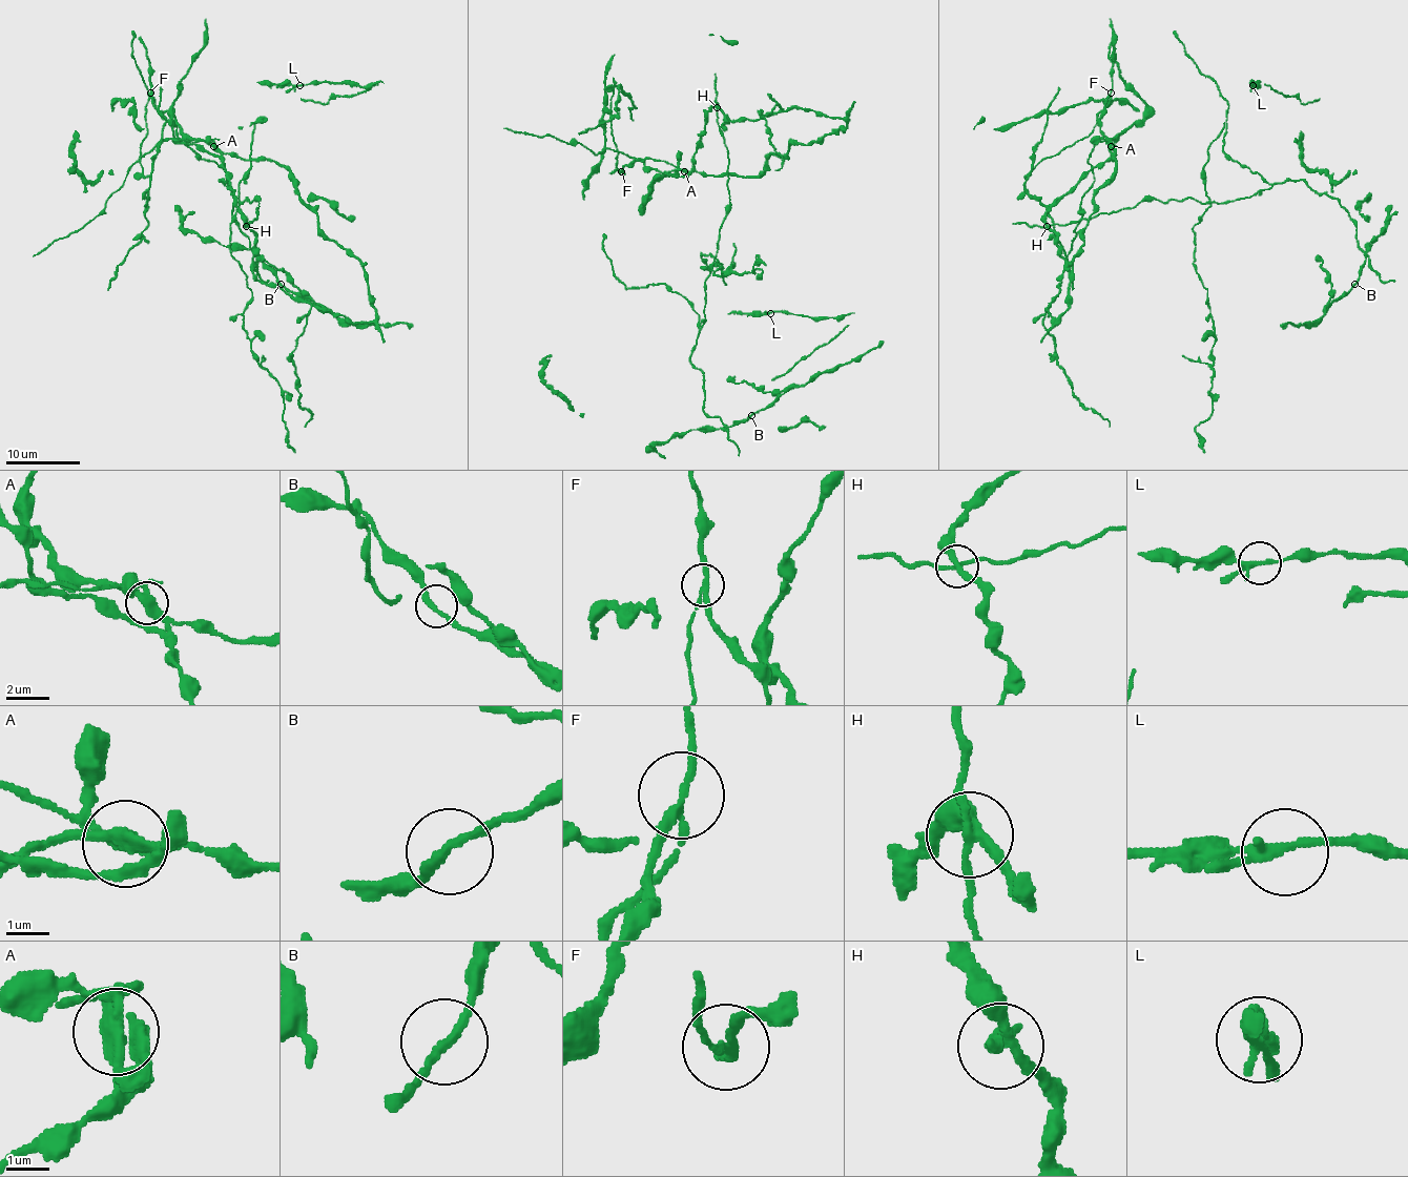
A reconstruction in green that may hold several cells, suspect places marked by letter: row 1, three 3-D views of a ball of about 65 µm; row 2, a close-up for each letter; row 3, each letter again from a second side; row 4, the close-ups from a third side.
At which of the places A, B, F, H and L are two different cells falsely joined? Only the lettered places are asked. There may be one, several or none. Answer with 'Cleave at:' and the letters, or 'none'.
Cleave at: A, F, H

